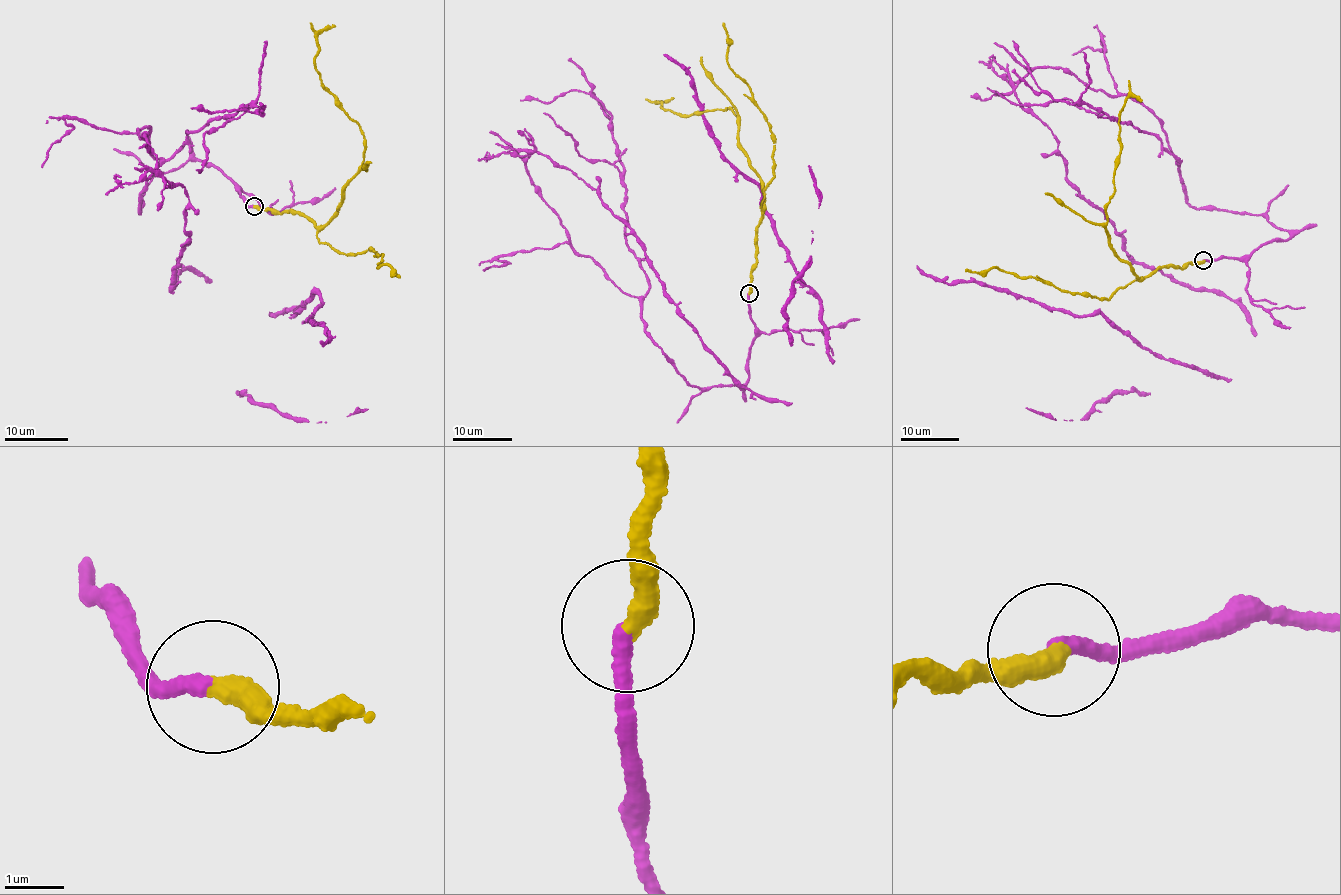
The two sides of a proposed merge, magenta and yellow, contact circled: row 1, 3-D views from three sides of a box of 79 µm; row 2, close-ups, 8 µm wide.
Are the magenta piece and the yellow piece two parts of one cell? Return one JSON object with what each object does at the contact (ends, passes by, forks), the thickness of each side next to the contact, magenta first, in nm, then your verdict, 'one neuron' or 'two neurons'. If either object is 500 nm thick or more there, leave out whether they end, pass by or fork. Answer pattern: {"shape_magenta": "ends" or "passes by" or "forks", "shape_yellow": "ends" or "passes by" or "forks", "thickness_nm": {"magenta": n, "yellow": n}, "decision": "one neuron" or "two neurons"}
{"shape_magenta": "ends", "shape_yellow": "ends", "thickness_nm": {"magenta": 280, "yellow": 400}, "decision": "one neuron"}

